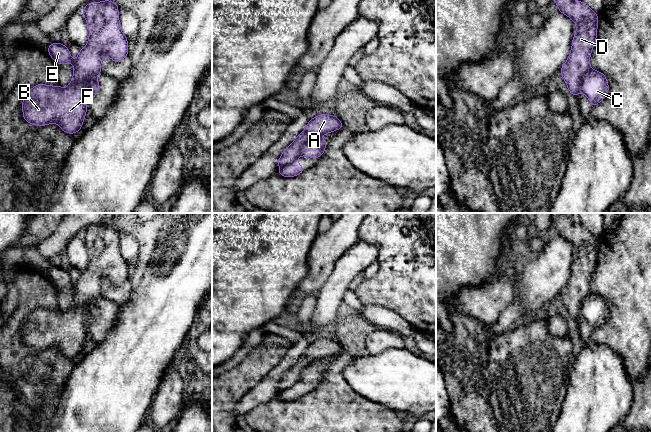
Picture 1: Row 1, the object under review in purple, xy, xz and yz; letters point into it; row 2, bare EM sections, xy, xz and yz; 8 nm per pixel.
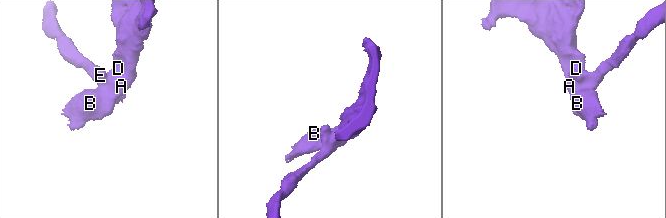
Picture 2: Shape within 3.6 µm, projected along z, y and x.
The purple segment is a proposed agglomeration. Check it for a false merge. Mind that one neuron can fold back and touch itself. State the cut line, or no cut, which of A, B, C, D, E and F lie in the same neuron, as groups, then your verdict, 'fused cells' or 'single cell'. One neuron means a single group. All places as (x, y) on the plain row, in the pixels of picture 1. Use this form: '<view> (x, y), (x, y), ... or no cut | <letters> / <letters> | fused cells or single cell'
xz (320, 359), (307, 365), (300, 378) | A B D F / C E | fused cells

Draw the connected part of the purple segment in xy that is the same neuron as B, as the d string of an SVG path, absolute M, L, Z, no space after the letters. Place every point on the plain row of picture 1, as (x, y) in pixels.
M109 224L88 227L82 234L89 252L87 269L80 272L79 279L72 286L74 297L67 312L37 308L31 312L22 326L23 342L31 349L45 350L57 347L68 358L82 353L87 336L89 304L93 299L102 297L101 286L108 280L115 286L122 285L128 278L128 264L120 253L118 229Z

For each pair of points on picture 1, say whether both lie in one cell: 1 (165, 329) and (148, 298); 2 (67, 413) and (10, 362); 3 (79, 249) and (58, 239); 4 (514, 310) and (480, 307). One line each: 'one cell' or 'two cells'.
1: one cell
2: two cells
3: two cells
4: two cells

